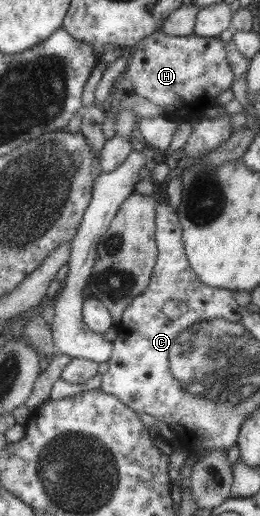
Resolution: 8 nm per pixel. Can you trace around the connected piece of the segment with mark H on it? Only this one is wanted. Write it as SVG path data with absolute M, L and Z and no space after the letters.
M159 29L144 37L133 50L126 72L126 79L131 82L131 93L161 107L169 119L182 122L201 119L203 111L217 106L216 97L232 85L231 65L220 38L204 38L194 33L172 36Z

